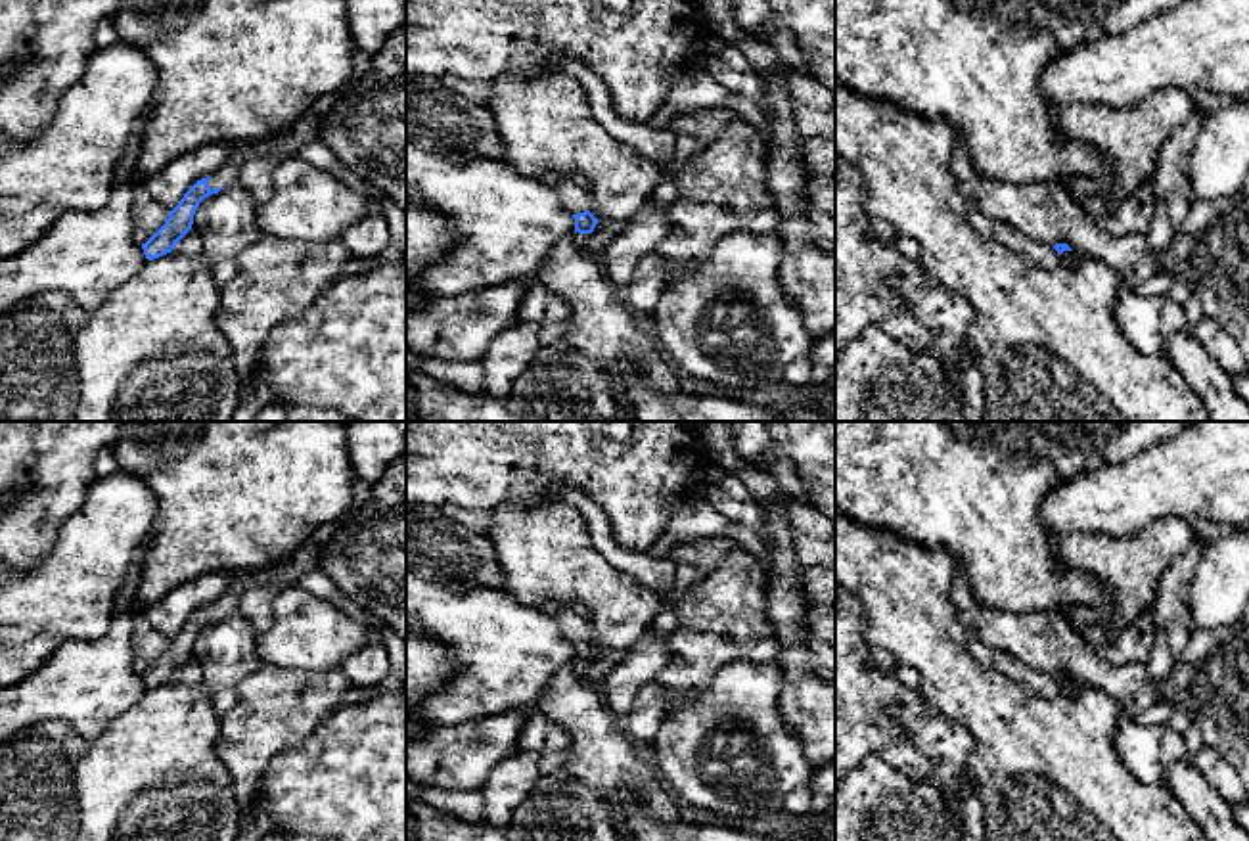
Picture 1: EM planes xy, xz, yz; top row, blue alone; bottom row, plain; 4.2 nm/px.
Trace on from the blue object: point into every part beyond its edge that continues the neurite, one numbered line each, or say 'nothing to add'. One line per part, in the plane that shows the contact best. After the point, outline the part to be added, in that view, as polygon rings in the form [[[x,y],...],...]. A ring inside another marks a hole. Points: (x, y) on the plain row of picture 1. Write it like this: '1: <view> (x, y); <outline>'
1: xy (228, 602); [[[238,575],[230,584],[230,588],[211,603],[207,611],[209,617],[216,619],[216,617],[238,613],[241,596],[247,590],[249,582],[251,582],[249,575]]]
2: xz (577, 625); [[[579,602],[548,603],[548,605],[542,605],[540,611],[550,615],[552,619],[556,619],[561,625],[565,636],[573,644],[590,640],[590,636],[592,636],[592,619]]]

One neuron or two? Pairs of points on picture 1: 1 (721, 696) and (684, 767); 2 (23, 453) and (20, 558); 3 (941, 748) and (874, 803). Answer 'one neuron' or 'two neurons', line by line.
1: one neuron
2: one neuron
3: two neurons

